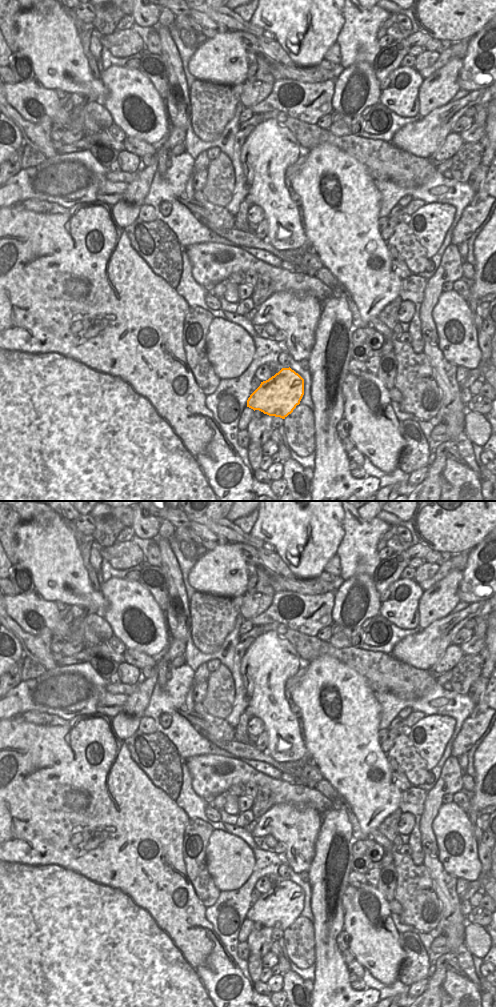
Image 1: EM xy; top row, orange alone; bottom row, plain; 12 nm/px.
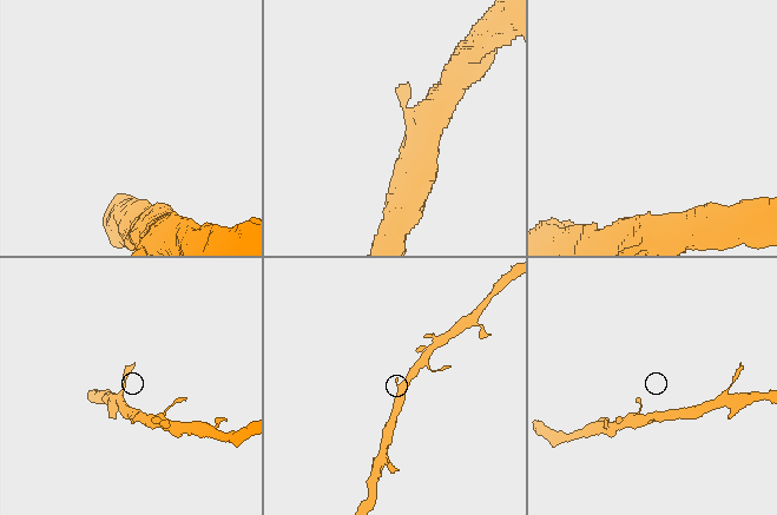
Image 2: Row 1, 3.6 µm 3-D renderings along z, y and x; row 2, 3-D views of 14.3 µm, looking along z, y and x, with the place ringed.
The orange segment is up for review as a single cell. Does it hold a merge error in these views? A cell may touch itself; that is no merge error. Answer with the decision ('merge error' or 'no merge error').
no merge error

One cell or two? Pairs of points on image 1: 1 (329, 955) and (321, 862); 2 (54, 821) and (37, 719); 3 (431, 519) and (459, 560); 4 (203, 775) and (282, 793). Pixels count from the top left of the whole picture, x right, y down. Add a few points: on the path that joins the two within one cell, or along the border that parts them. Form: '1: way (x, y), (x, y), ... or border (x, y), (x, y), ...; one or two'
1: way (325, 932), (325, 925), (323, 923), (323, 885); one
2: border (16, 716), (35, 724), (61, 726); two
3: border (467, 551), (453, 555); two
4: way (223, 776), (255, 776), (262, 779); one

